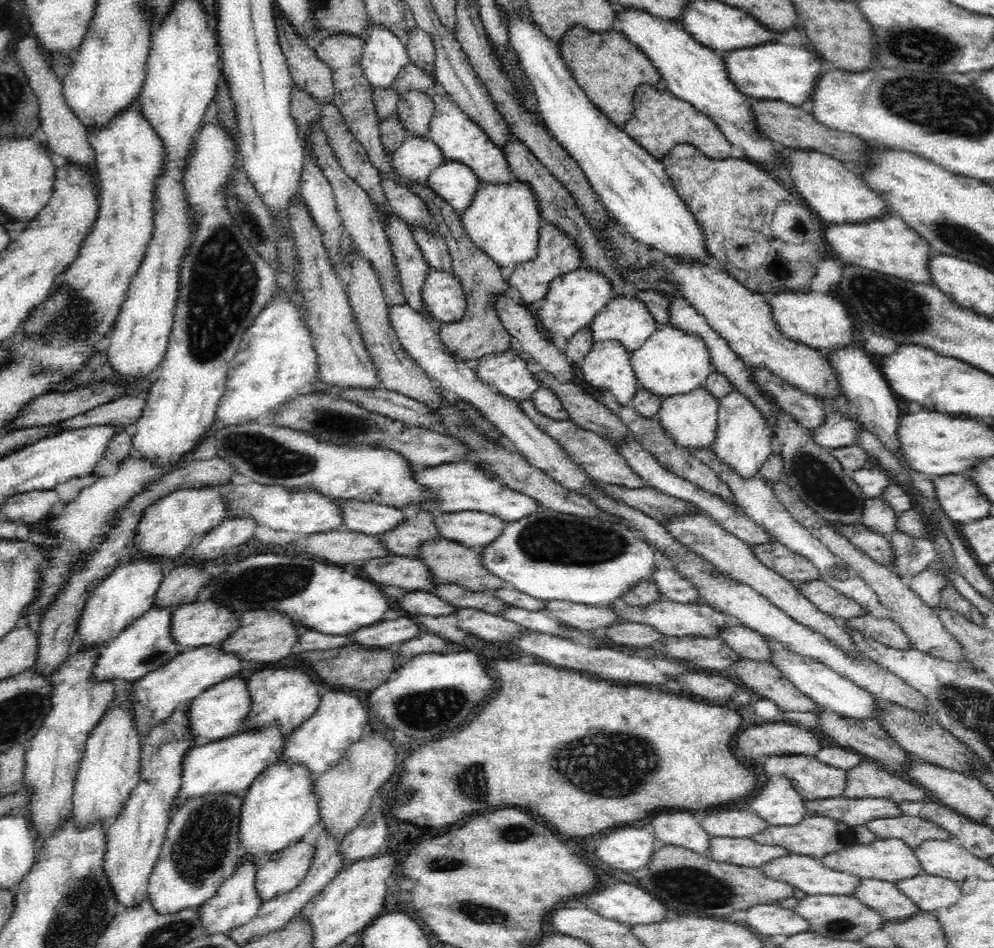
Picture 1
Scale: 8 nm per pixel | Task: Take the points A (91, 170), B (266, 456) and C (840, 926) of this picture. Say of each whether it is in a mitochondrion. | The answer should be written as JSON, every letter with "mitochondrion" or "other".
{"A":"other","B":"mitochondrion","C":"mitochondrion"}

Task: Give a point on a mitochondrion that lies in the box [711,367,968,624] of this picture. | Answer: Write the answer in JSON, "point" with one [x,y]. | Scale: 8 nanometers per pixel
{"point":[814,477]}

